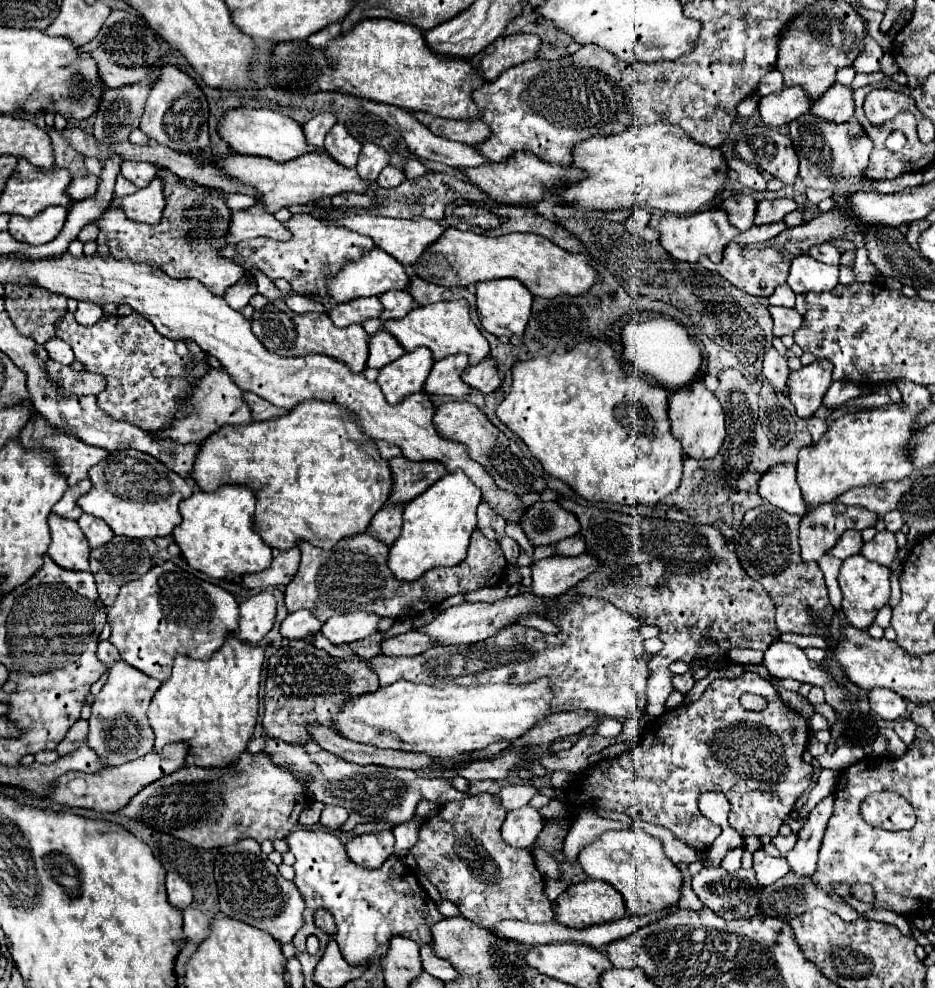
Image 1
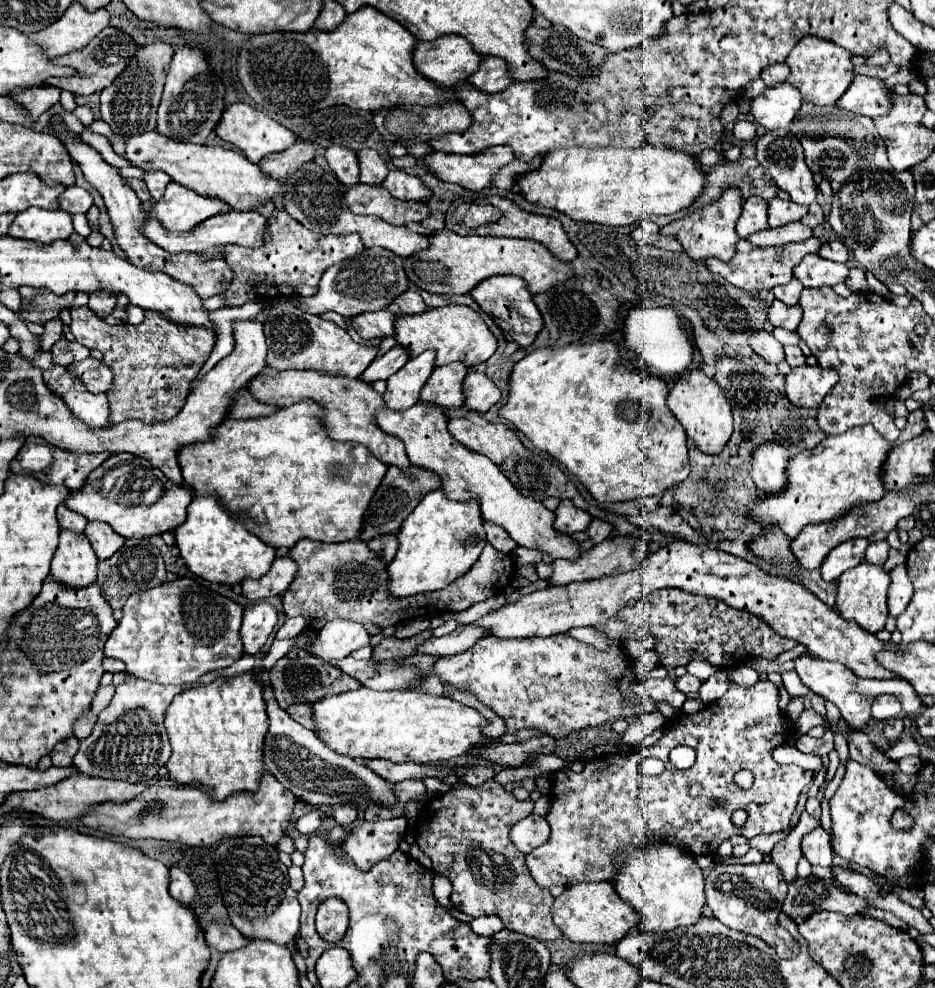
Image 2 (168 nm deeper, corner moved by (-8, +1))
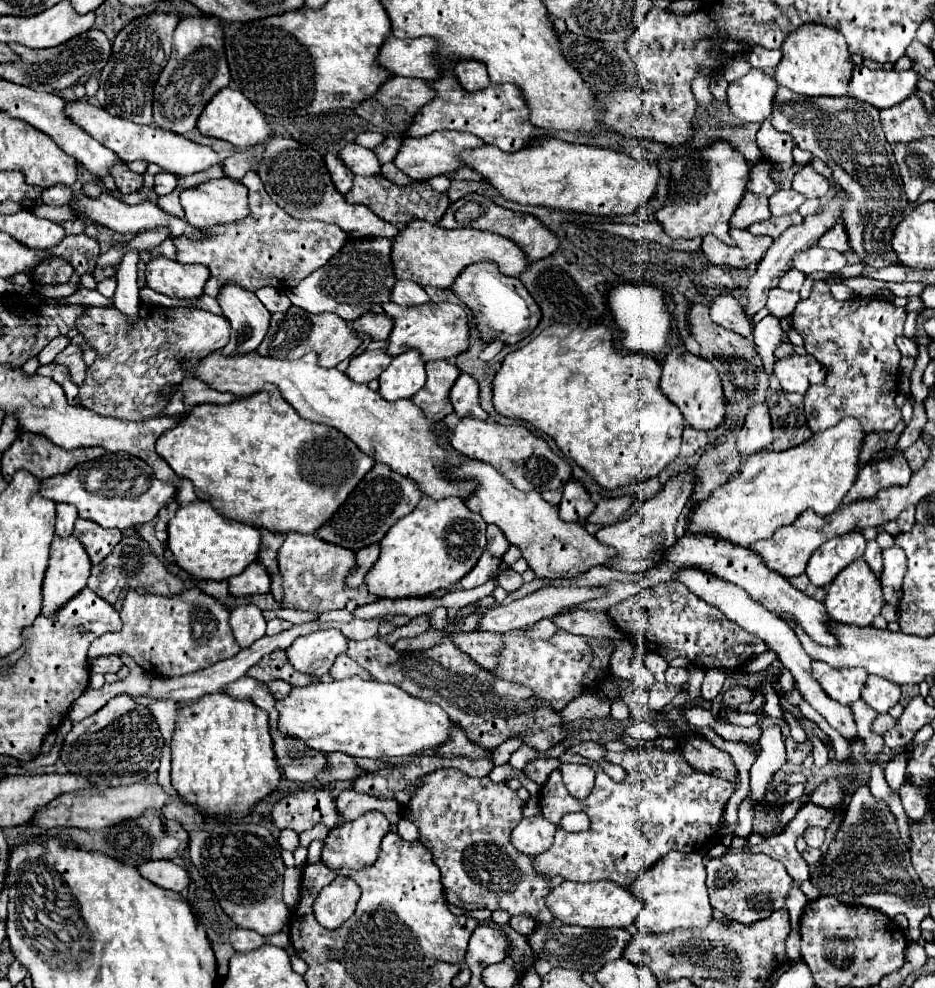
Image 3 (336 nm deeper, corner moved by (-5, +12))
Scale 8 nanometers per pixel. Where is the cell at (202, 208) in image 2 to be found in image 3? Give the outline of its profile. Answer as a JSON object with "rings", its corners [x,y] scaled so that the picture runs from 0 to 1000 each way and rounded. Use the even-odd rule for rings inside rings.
{"rings":[[[234,180],[234,182],[221,182],[215,184],[202,192],[194,194],[194,209],[198,213],[198,221],[202,227],[211,231],[226,231],[232,227],[245,227],[260,223],[266,217],[264,211],[264,190],[258,184],[251,184],[247,180]]]}

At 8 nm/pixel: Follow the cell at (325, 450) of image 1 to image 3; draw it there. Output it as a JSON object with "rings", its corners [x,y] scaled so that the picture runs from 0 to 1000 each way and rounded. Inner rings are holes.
{"rings":[[[292,389],[283,391],[277,399],[256,403],[249,409],[215,409],[204,413],[189,433],[170,441],[168,457],[189,482],[202,484],[211,500],[217,506],[224,506],[241,524],[298,540],[311,536],[337,540],[356,524],[378,494],[401,470],[399,462],[384,455],[384,451],[367,437],[322,423]]]}

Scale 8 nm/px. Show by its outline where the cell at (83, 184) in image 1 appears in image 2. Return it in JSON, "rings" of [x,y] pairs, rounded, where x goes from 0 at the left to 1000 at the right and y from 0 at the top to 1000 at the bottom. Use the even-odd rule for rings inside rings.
{"rings":[[[73,189],[68,191],[68,195],[62,199],[62,212],[73,214],[75,218],[79,216],[94,216],[94,212],[98,210],[98,199],[92,191],[88,189]]]}

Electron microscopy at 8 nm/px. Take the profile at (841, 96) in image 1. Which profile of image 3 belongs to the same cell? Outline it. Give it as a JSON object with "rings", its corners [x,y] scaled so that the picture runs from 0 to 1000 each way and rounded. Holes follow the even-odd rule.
{"rings":[[[917,65],[906,91],[910,99],[944,111],[974,97],[981,81],[983,75],[976,71],[929,71]]]}

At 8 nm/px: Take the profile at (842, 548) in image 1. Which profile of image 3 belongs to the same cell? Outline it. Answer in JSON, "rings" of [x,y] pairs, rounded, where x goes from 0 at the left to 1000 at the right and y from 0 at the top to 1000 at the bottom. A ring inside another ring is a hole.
{"rings":[[[906,538],[904,543],[895,543],[895,547],[887,547],[874,559],[870,559],[861,581],[874,593],[887,591],[904,573],[919,567],[925,559],[925,545],[921,538]]]}

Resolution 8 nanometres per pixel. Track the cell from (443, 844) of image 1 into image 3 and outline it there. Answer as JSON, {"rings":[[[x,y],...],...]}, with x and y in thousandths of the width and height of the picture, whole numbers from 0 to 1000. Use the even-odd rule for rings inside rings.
{"rings":[[[465,779],[450,787],[450,796],[444,800],[440,812],[433,818],[433,828],[437,828],[448,838],[448,852],[463,864],[463,872],[472,881],[472,895],[476,907],[482,915],[495,921],[523,919],[542,921],[547,927],[561,925],[576,935],[591,933],[589,921],[583,917],[583,907],[587,905],[587,895],[583,887],[574,887],[568,877],[568,866],[555,862],[547,852],[547,840],[557,830],[559,812],[551,800],[544,800],[540,791],[527,791],[523,785],[504,787],[493,779]]]}

